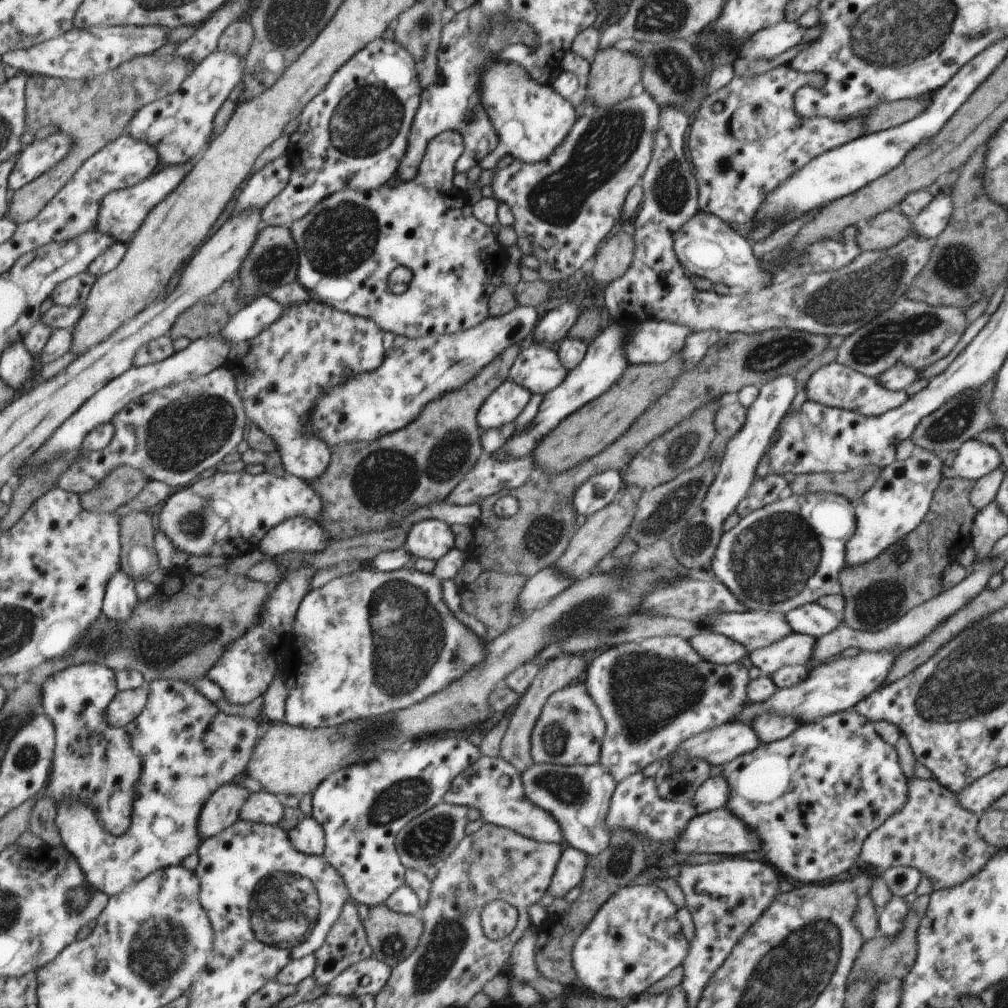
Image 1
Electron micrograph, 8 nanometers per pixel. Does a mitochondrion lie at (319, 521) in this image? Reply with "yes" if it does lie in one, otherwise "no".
no

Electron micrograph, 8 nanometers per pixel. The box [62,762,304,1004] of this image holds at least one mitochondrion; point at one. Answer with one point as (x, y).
(158, 946)

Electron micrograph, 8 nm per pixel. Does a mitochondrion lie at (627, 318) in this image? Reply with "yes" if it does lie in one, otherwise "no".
no

